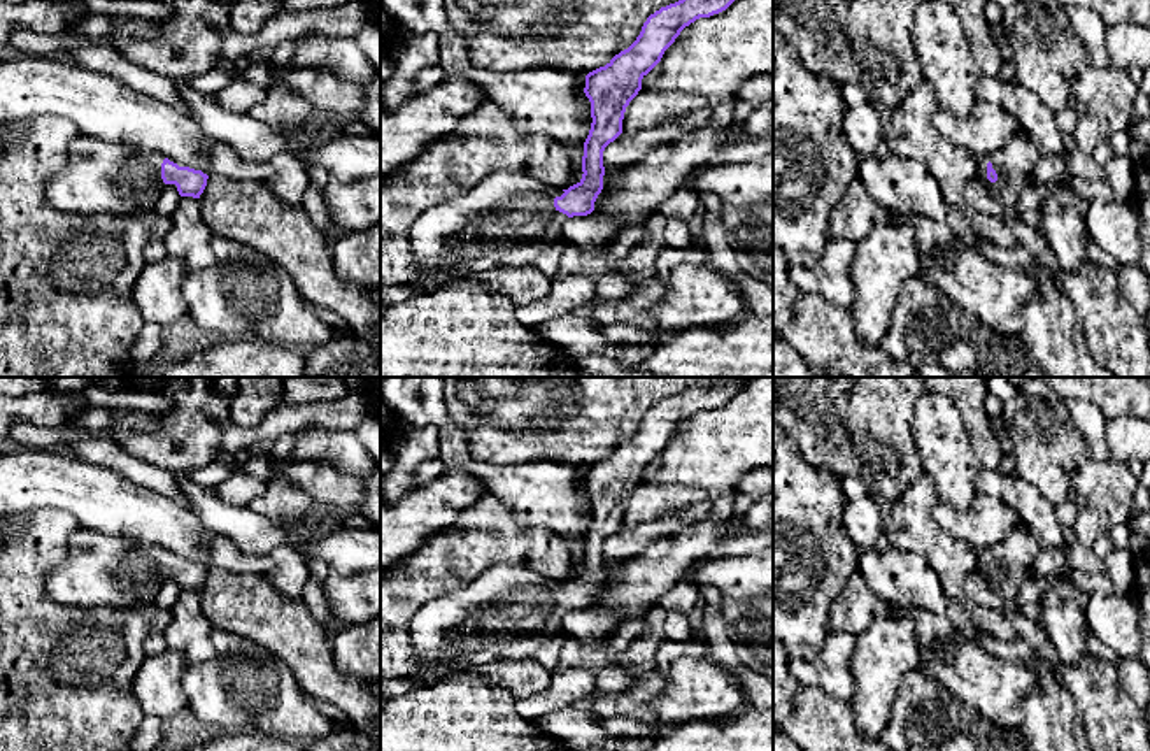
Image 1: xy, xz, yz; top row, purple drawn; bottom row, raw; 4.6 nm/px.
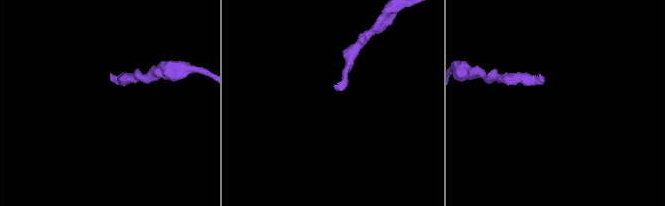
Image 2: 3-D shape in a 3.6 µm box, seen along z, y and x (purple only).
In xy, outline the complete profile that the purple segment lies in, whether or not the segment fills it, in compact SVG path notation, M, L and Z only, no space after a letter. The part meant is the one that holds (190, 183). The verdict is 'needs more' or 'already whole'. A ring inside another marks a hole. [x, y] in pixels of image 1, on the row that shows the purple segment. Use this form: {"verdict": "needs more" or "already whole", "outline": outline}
{"verdict": "needs more", "outline": "M81 133L70 144L67 168L47 181L46 197L61 211L137 214L154 211L167 184L175 184L181 197L200 198L207 179L202 170L179 167L161 154Z"}

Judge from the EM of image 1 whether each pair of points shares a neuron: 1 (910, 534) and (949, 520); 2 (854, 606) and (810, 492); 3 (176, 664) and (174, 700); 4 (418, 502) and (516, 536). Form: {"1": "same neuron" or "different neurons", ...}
{"1": "different neurons", "2": "different neurons", "3": "same neuron", "4": "different neurons"}

